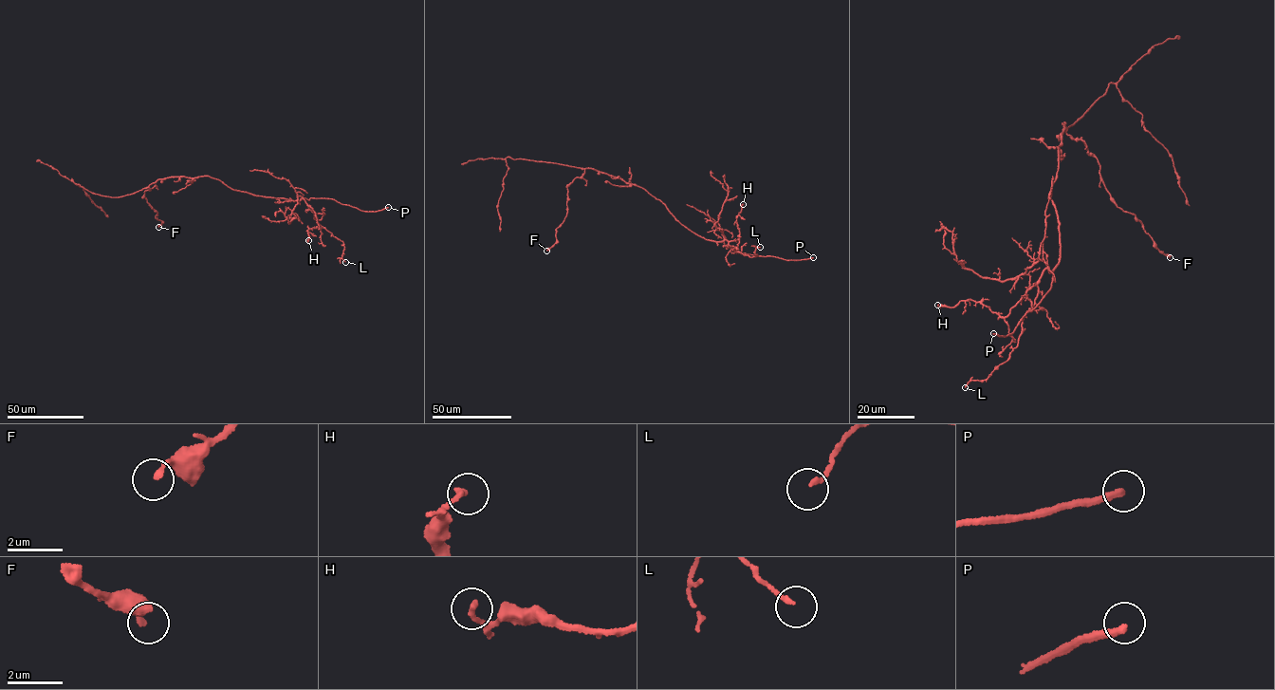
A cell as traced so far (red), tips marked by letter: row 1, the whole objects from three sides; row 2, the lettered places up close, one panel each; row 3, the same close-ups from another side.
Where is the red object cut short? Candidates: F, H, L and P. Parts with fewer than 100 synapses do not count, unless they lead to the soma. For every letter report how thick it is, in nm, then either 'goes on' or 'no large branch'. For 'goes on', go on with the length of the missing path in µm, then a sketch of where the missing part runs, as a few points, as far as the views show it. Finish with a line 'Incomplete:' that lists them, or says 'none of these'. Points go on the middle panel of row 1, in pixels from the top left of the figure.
F: 190 nm thick; no large branch
H: 200 nm thick; no large branch
L: 150 nm thick; no large branch
P: 240 nm thick; goes on; about 15 µm are missing; missing branch runs (813, 257), (828, 250)
Incomplete: P

